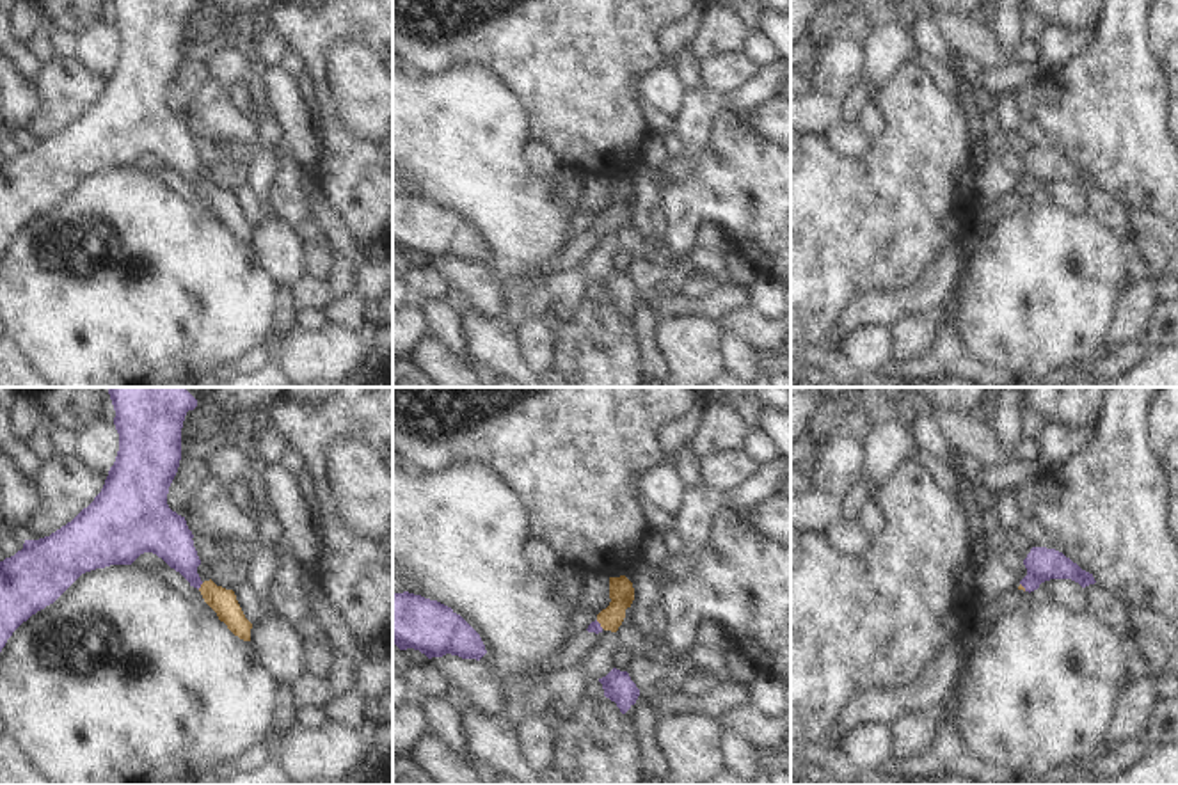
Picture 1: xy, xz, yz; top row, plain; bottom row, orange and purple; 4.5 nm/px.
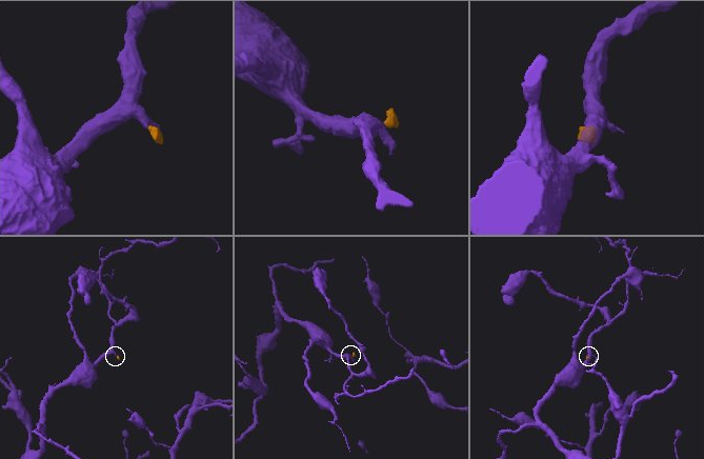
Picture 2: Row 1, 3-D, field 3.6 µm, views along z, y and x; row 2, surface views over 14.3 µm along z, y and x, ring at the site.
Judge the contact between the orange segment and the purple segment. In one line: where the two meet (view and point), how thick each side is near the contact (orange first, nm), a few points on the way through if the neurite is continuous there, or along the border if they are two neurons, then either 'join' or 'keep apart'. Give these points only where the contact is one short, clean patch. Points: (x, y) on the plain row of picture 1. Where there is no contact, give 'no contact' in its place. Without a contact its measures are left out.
contact xy (201, 189); calibres 120 and 190 nm; way xy (222, 203), (201, 189), (171, 142); join

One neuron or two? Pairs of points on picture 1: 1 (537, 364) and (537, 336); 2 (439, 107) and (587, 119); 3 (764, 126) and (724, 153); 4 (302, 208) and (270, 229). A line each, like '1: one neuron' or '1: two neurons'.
1: one neuron
2: two neurons
3: two neurons
4: two neurons

